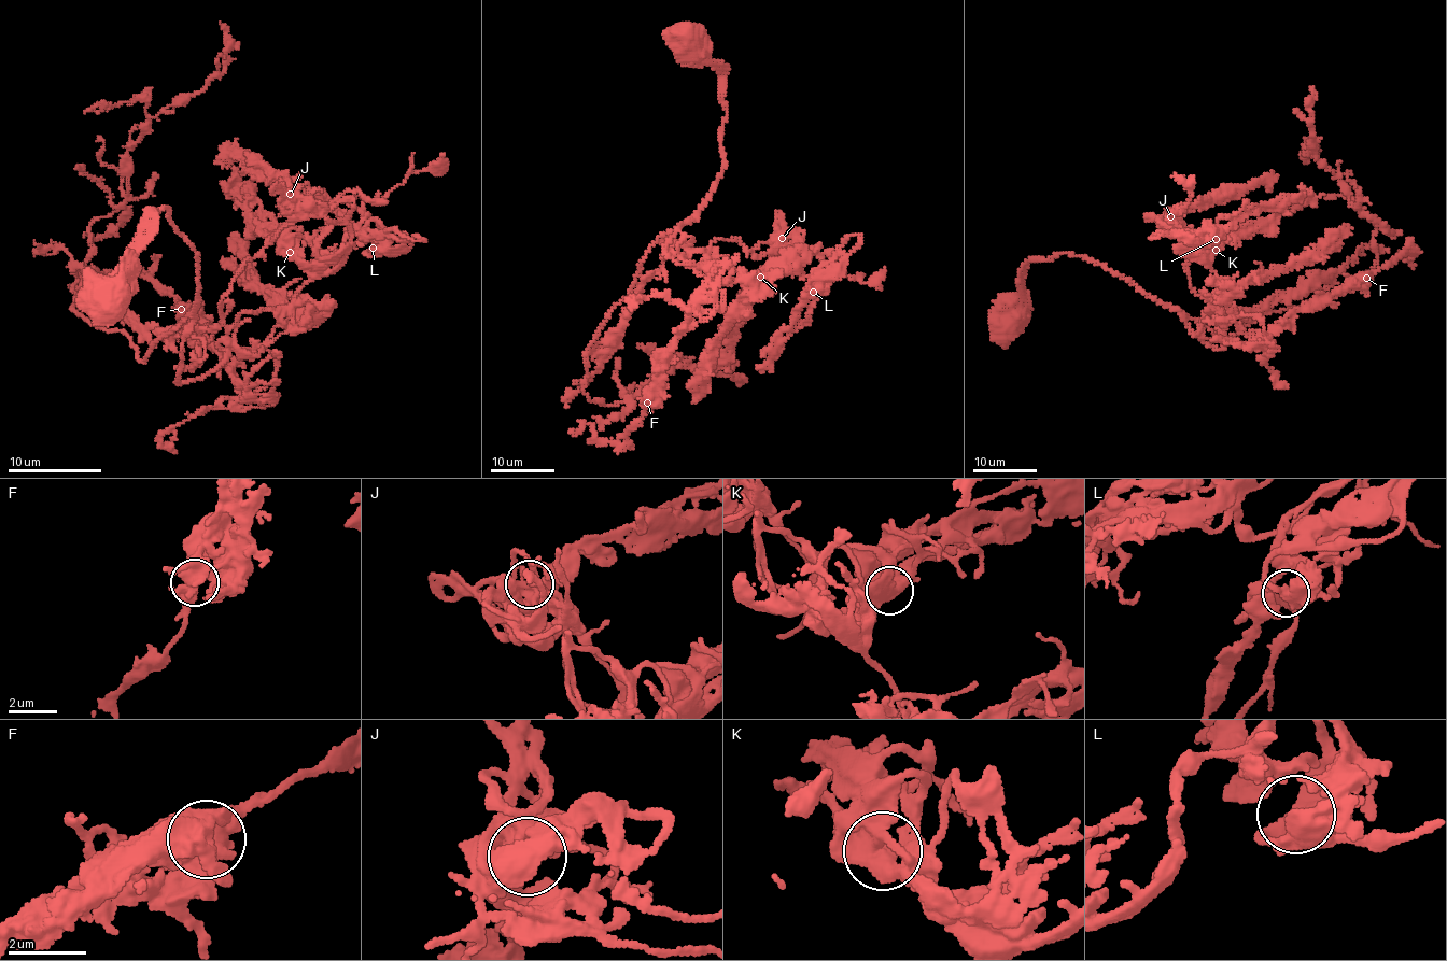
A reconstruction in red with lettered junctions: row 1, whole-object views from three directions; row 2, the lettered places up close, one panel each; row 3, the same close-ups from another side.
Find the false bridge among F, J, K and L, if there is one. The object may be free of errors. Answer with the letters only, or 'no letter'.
no letter

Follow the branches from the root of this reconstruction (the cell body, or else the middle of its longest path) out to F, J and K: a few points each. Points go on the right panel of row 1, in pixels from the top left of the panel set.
F: (1000, 324), (1027, 265), (1061, 252), (1218, 349), (1230, 318), (1254, 315), (1267, 344), (1367, 278)
J: (1000, 324), (1031, 260), (1068, 252), (1124, 276), (1222, 348), (1222, 315), (1189, 284), (1193, 241), (1170, 216)
K: (1000, 324), (1031, 260), (1068, 252), (1124, 276), (1222, 348), (1235, 310), (1217, 293), (1216, 250)

